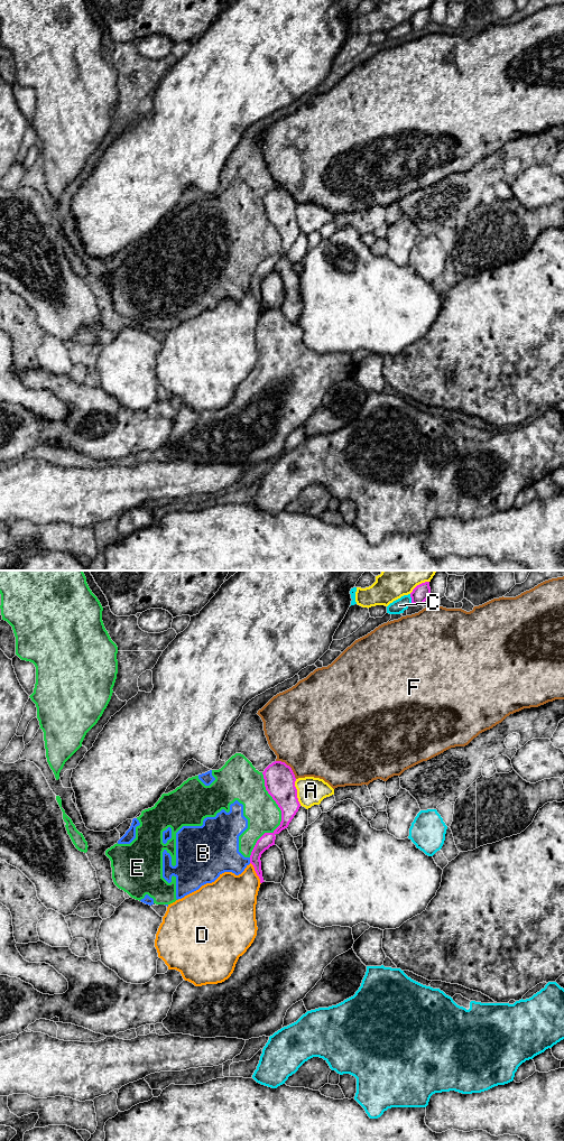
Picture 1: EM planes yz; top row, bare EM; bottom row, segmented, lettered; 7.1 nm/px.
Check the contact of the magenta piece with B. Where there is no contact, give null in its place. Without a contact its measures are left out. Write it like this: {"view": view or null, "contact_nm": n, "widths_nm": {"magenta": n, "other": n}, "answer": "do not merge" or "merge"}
{"view": "yz", "contact_nm": 40, "widths_nm": {"magenta": 100, "other": 320}, "answer": "do not merge"}

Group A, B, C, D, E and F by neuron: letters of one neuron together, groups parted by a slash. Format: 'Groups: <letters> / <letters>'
Groups: A / B E / C / D / F

